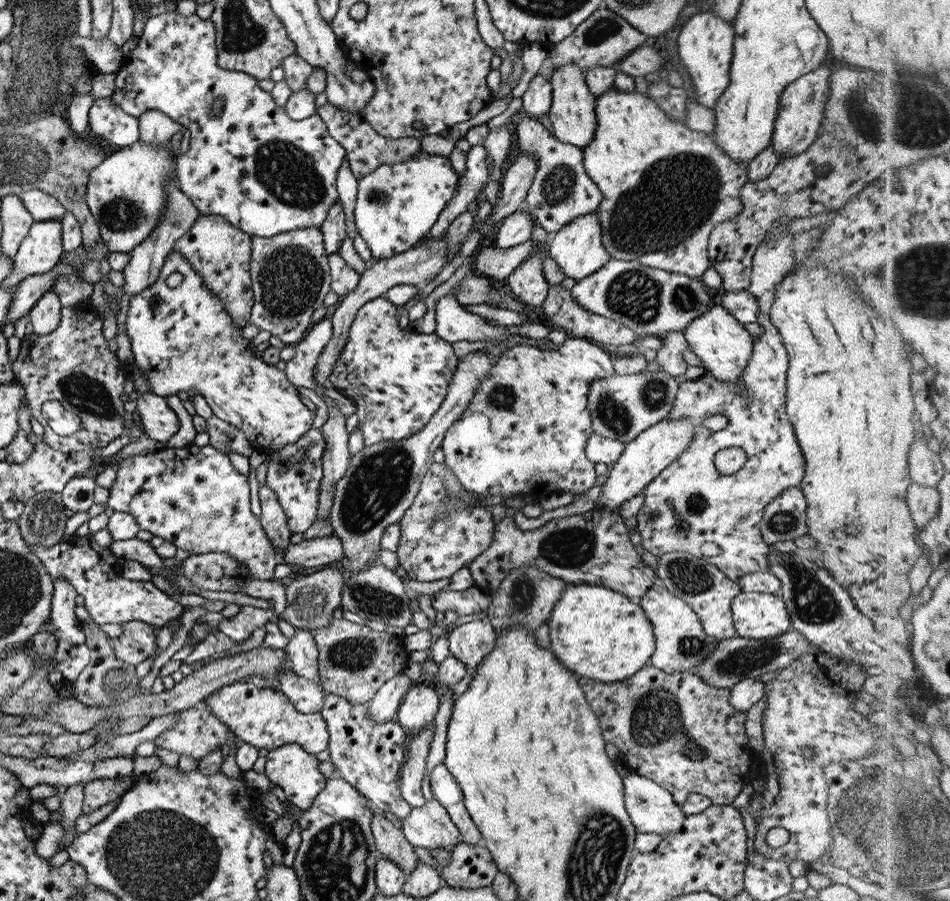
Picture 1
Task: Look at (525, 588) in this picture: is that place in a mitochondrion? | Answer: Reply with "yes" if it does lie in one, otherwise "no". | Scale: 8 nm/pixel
yes

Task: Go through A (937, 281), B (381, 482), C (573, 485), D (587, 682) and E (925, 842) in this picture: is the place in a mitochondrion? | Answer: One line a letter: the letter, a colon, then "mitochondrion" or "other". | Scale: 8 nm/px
A: mitochondrion
B: mitochondrion
C: other
D: other
E: mitochondrion

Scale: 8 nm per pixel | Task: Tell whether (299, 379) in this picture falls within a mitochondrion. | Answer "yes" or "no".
no

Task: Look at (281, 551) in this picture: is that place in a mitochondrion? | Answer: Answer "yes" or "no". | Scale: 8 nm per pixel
no

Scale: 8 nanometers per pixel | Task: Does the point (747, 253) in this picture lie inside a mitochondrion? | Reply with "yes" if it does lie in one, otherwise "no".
no

